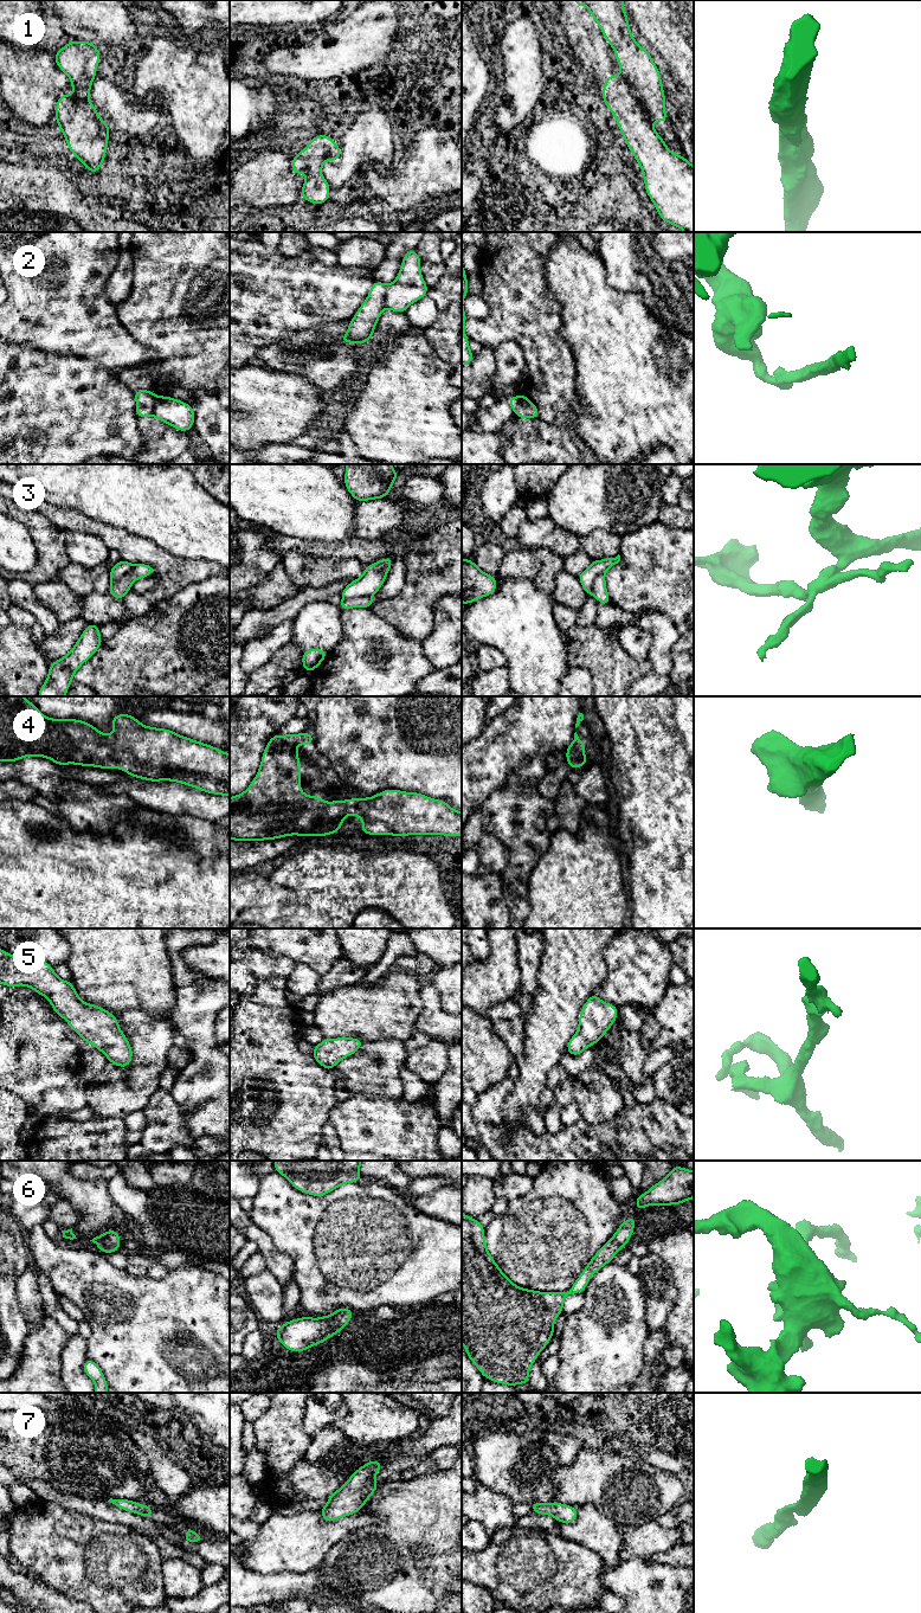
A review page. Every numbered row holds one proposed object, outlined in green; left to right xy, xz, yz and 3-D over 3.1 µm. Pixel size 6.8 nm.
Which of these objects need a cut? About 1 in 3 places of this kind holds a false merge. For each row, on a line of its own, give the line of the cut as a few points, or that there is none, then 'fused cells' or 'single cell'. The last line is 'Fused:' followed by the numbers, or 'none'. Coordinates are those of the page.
1: cut none; single cell
2: cut xz (390, 286), (384, 307); fused cells
3: cut xy (134, 565), (128, 574), (110, 580); fused cells
4: cut none; single cell
5: cut none; single cell
6: cut none; single cell
7: cut none; single cell
Fused: 2, 3

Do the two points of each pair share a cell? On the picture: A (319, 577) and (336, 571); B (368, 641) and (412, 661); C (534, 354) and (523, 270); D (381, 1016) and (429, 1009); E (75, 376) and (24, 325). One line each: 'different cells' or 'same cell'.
A: same cell
B: same cell
C: same cell
D: different cells
E: different cells

